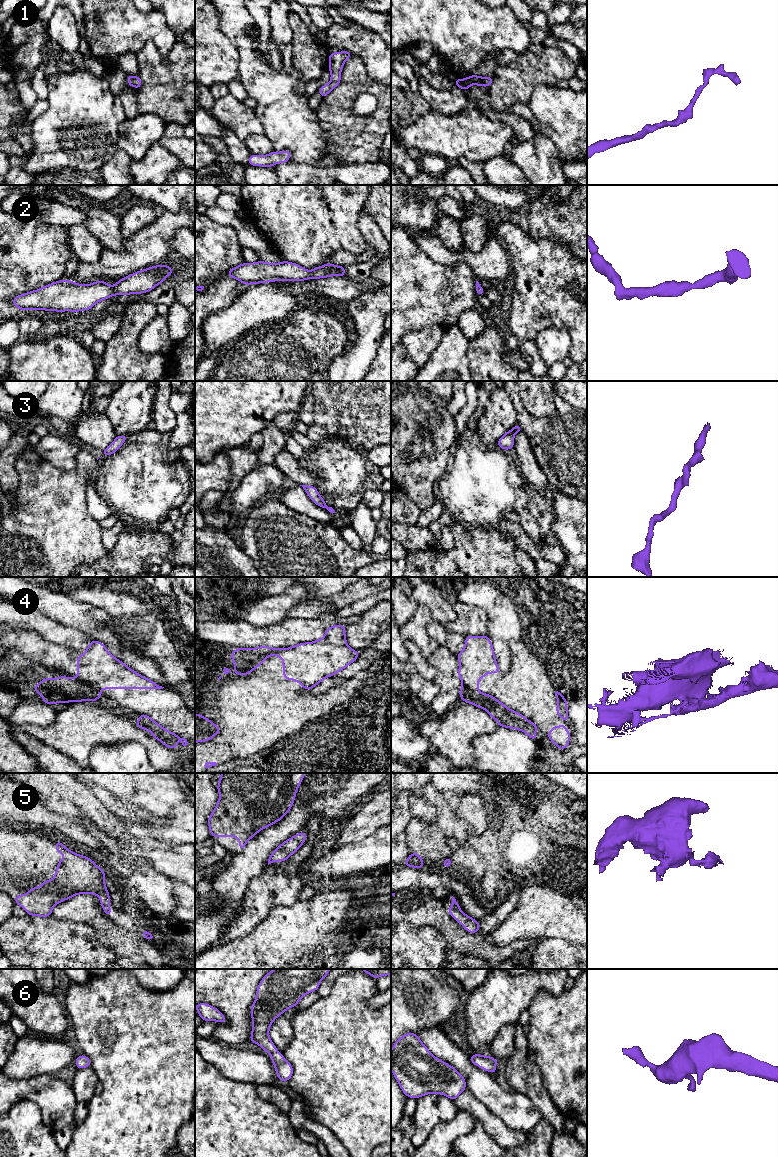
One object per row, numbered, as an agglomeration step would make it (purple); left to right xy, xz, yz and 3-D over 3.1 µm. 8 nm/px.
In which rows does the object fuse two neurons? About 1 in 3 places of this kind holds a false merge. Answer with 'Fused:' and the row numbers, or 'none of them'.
Fused: none of them

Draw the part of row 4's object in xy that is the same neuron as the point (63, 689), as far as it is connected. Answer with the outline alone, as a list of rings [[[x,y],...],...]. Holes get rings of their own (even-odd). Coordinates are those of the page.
[[[92,640],[84,655],[77,656],[77,677],[61,676],[59,678],[46,678],[33,687],[36,693],[43,697],[43,702],[52,705],[54,703],[69,703],[71,701],[82,702],[90,700],[96,702],[103,694],[100,689],[163,689],[155,682],[133,671],[122,661],[109,653],[105,645]]]

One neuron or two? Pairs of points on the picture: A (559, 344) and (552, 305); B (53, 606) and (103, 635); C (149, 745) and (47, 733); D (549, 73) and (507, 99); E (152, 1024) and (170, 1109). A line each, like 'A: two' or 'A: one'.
A: two
B: one
C: one
D: one
E: one

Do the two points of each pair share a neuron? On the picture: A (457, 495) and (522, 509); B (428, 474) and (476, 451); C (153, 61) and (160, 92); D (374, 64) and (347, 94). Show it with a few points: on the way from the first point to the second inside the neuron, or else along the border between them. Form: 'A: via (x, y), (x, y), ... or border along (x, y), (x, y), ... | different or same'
A: via (473, 495), (506, 495) | same
B: border along (453, 442), (449, 448), (448, 464), (434, 485) | different
C: via (155, 69), (158, 72), (158, 84) | same
D: border along (353, 53), (363, 61), (366, 73), (380, 84) | different

